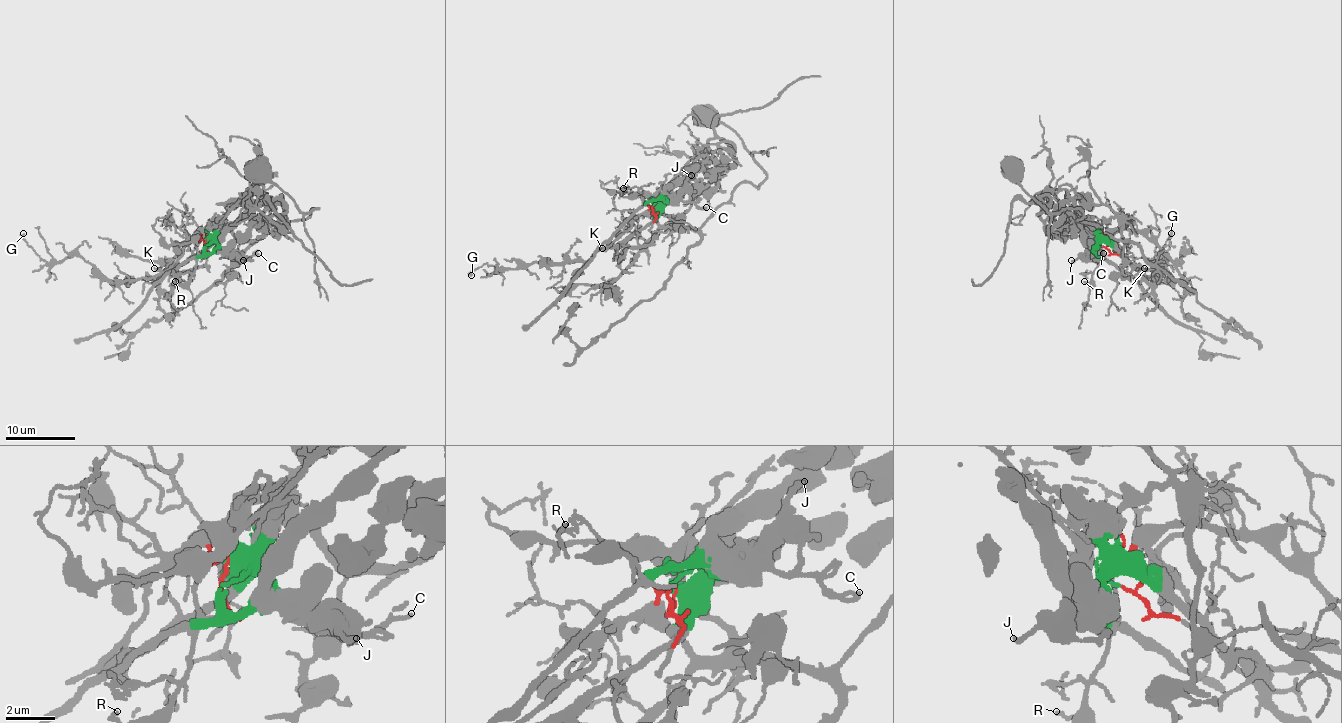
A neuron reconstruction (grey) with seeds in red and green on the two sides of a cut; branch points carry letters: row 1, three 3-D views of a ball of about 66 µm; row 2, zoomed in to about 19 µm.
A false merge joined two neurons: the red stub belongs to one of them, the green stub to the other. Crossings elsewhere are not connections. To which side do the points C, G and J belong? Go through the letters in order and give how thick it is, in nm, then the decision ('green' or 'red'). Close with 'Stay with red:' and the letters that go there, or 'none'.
C: 120 nm thick; green
G: 160 nm thick; red
J: 190 nm thick; green
Stay with red: G

